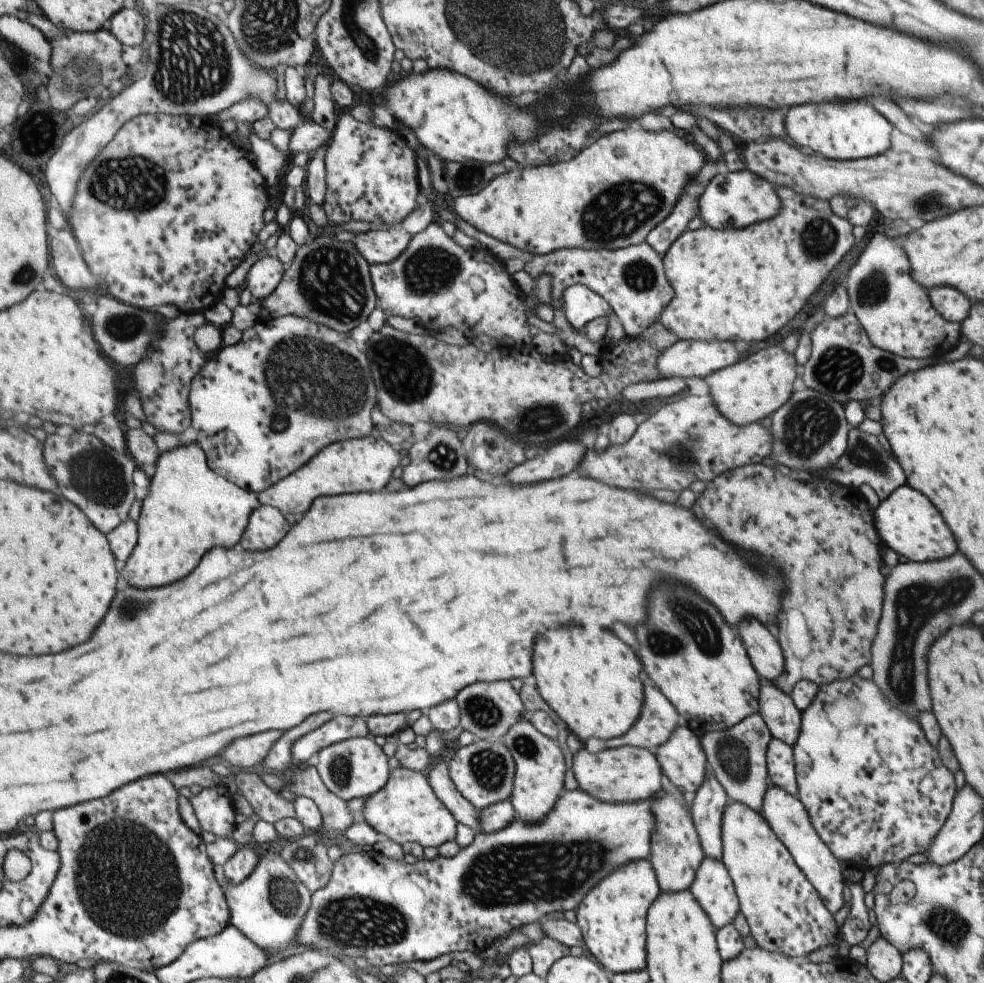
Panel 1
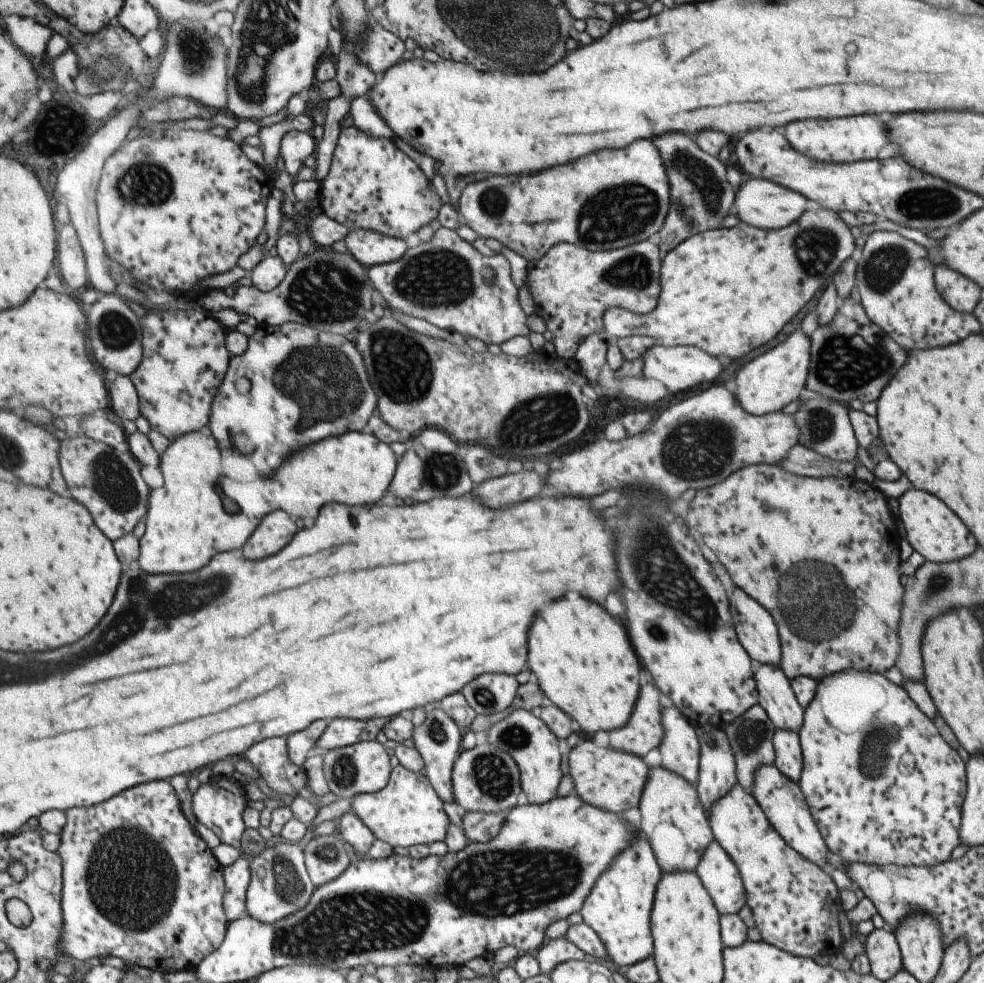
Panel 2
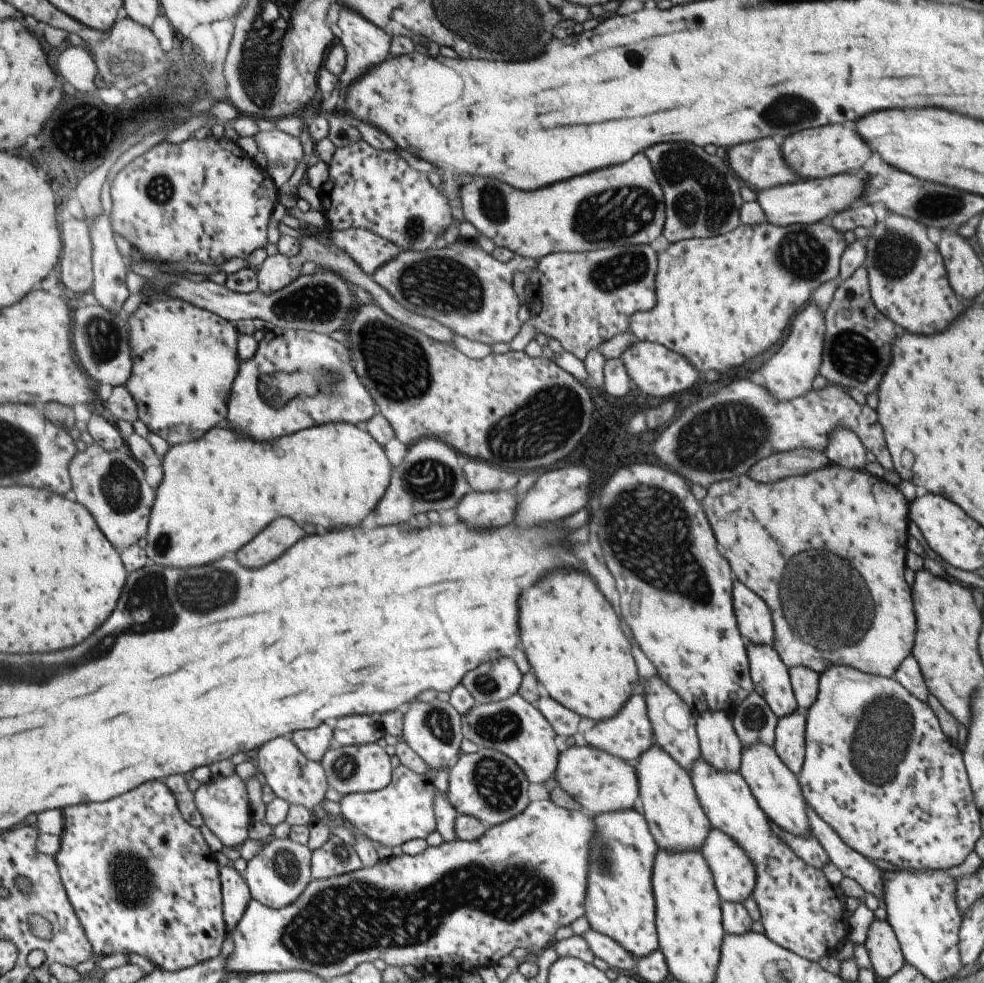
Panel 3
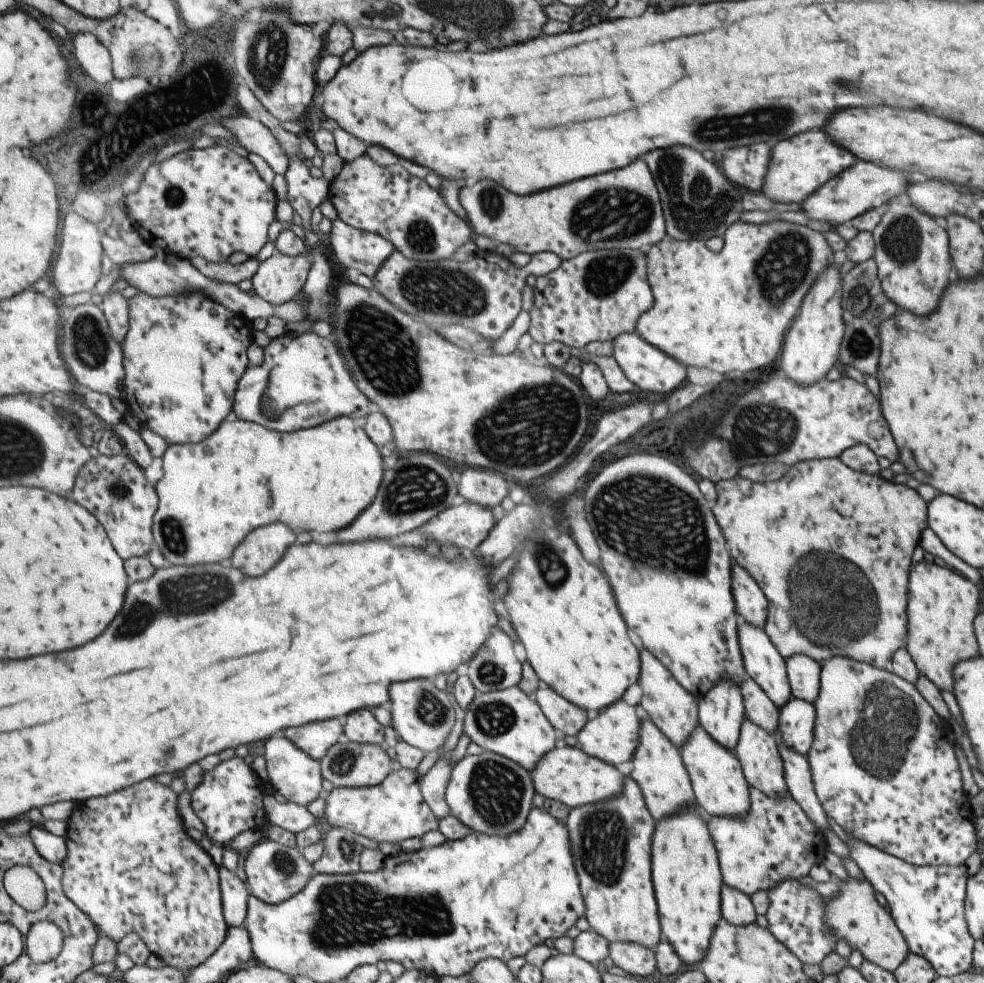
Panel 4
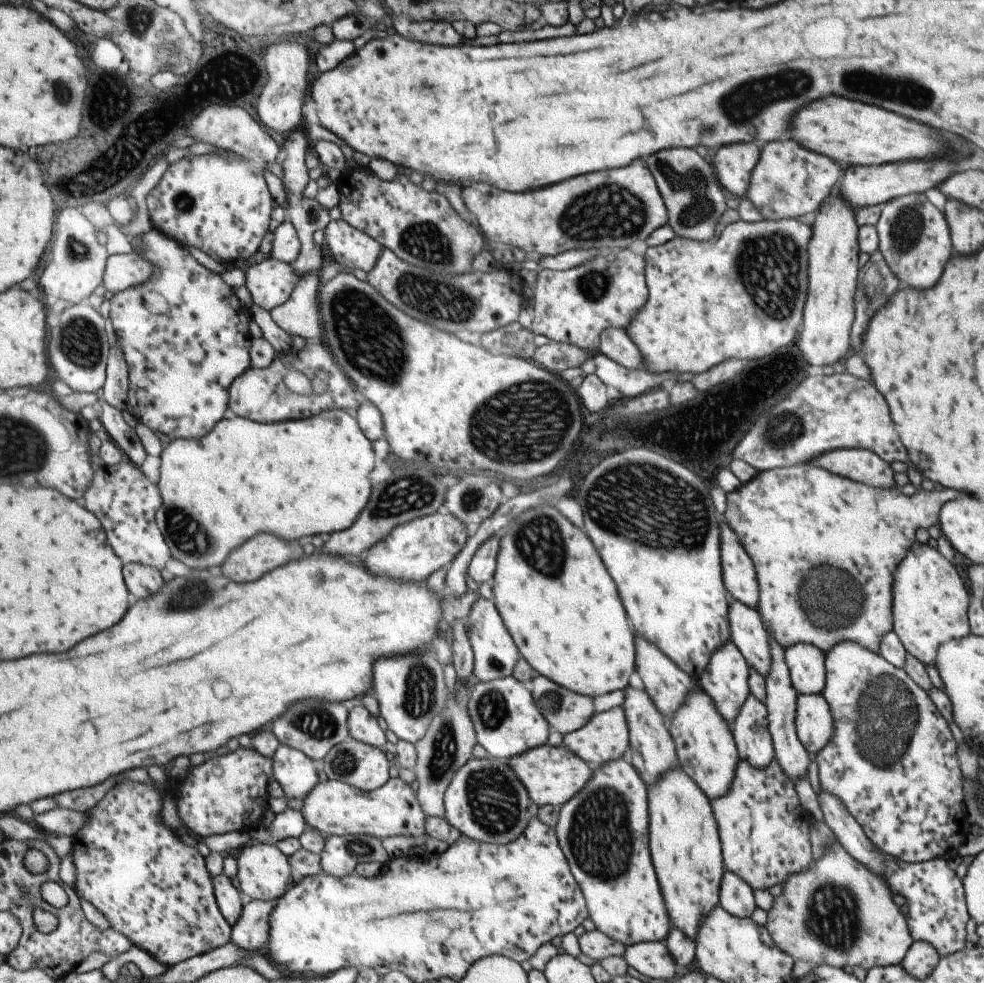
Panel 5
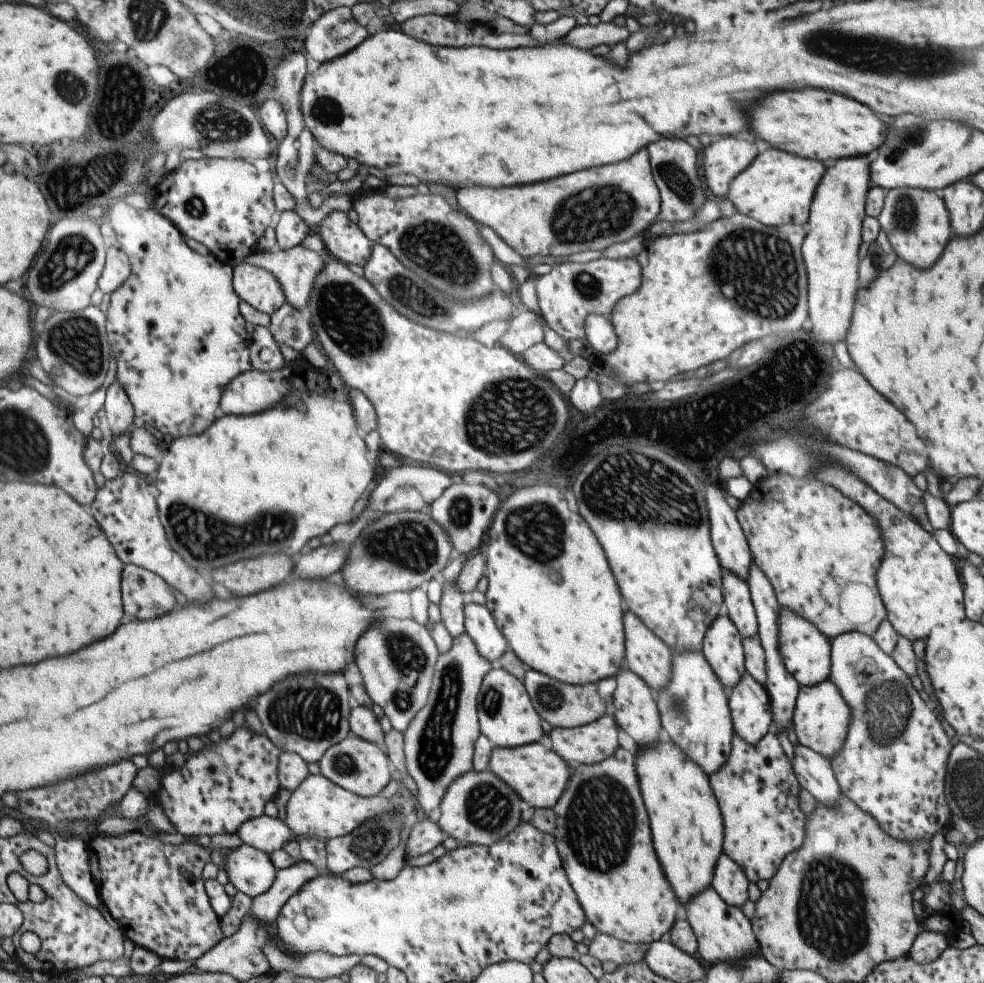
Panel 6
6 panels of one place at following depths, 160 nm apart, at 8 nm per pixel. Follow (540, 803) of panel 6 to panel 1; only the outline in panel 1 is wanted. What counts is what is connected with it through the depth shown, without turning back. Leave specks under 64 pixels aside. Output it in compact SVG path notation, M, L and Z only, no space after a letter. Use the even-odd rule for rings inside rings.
M631 745L591 753L584 746L573 756L573 768L580 788L600 801L627 803L651 799L661 791L659 766L649 750Z

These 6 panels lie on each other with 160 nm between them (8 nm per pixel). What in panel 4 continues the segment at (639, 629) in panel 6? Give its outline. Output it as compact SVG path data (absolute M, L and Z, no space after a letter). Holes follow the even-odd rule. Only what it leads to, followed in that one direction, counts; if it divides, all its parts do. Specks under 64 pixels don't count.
M645 647L641 648L641 672L636 683L642 690L642 698L636 703L643 707L648 719L675 746L685 744L694 726L698 724L696 713L698 699L678 683L667 667L664 667L662 662L659 662L659 659L655 658L655 655L652 655Z

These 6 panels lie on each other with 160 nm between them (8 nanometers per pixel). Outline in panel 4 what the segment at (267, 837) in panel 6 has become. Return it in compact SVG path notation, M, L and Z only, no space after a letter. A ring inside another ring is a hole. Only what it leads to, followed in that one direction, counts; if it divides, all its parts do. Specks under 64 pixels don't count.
M267 794L265 803L269 822L293 834L298 835L317 824L317 818L303 805L293 801L281 804L281 802L275 800L272 794Z

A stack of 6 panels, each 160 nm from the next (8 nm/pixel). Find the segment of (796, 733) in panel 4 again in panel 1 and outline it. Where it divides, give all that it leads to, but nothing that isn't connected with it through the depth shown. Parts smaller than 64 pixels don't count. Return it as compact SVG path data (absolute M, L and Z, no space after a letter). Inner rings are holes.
M772 738L766 748L766 771L770 784L798 798L792 745Z

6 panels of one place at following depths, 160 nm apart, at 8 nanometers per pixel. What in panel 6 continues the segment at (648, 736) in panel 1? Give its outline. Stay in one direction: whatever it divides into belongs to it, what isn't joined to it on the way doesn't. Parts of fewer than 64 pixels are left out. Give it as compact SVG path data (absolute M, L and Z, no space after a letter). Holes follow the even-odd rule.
M606 714L582 727L552 727L546 735L550 738L551 749L560 754L571 767L578 767L601 762L617 752L617 725L616 716Z

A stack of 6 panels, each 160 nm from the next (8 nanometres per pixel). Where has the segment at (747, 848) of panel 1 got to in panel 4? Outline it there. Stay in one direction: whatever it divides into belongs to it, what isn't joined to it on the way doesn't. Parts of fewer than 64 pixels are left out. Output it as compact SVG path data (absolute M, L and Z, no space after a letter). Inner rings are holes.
M699 724L694 726L685 744L680 746L682 759L690 773L691 788L696 806L708 816L742 817L748 813L748 782L733 752L718 745ZM785 879L768 891L768 907L764 914L769 932L786 946L803 965L819 965L827 953L833 951L837 941L826 928L822 898L814 890L803 888L799 879Z

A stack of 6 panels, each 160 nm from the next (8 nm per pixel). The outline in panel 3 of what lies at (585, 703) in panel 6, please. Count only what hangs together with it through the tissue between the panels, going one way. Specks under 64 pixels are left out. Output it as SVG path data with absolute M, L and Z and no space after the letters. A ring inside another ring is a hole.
M544 693L540 698L539 710L546 715L547 720L555 727L556 734L563 736L575 736L579 732L579 722L583 720L581 715L557 699Z

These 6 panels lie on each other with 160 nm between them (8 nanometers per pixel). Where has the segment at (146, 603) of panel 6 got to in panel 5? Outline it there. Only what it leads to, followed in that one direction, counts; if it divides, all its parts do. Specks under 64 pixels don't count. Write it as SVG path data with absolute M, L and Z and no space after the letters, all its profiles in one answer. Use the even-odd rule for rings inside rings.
M129 563L124 565L124 573L133 601L149 600L158 595L166 583L161 571L149 565Z

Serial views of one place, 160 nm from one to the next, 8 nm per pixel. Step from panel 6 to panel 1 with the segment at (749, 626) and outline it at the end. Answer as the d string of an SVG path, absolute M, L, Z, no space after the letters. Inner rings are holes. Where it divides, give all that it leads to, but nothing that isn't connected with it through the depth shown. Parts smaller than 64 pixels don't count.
M760 680L758 713L772 738L792 745L799 734L801 712L795 708L790 695L780 691L773 682Z

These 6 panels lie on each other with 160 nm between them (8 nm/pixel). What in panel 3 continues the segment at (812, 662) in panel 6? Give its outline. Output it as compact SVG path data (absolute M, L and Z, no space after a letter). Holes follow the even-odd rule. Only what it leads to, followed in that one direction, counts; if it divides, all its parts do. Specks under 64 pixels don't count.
M805 665L788 668L788 677L799 710L807 710L818 691L818 674Z

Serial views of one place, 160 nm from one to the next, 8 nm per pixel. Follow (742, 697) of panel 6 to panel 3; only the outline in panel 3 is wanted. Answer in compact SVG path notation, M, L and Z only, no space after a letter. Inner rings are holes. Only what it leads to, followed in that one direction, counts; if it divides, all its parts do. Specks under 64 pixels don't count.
M760 742L747 745L746 748L741 746L738 771L747 783L759 808L777 827L796 837L811 835L806 817L807 806L802 797L799 778L781 762L772 746Z

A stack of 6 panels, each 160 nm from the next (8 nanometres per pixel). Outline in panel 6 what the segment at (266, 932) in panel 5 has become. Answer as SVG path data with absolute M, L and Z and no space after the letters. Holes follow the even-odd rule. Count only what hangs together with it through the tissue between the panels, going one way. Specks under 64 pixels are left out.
M298 860L289 868L278 869L274 885L266 893L254 897L249 915L262 923L275 923L287 901L310 880L320 877L321 870L312 862Z

